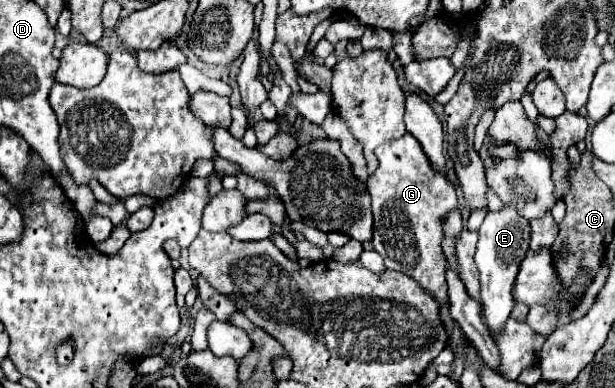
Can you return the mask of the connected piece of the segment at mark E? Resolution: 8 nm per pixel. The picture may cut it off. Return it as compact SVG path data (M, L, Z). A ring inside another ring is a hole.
M503 206L499 212L489 212L478 230L479 240L476 246L474 260L481 272L481 306L483 318L489 334L495 338L505 330L509 314L515 306L513 300L513 282L519 272L519 262L529 250L529 224L523 216L517 214L513 206Z

